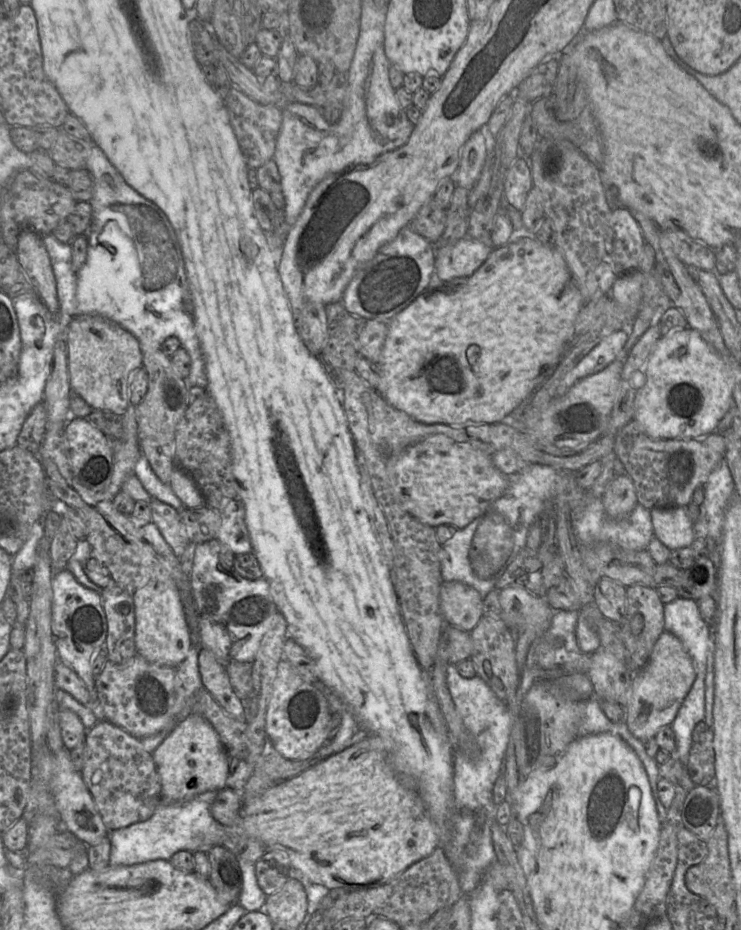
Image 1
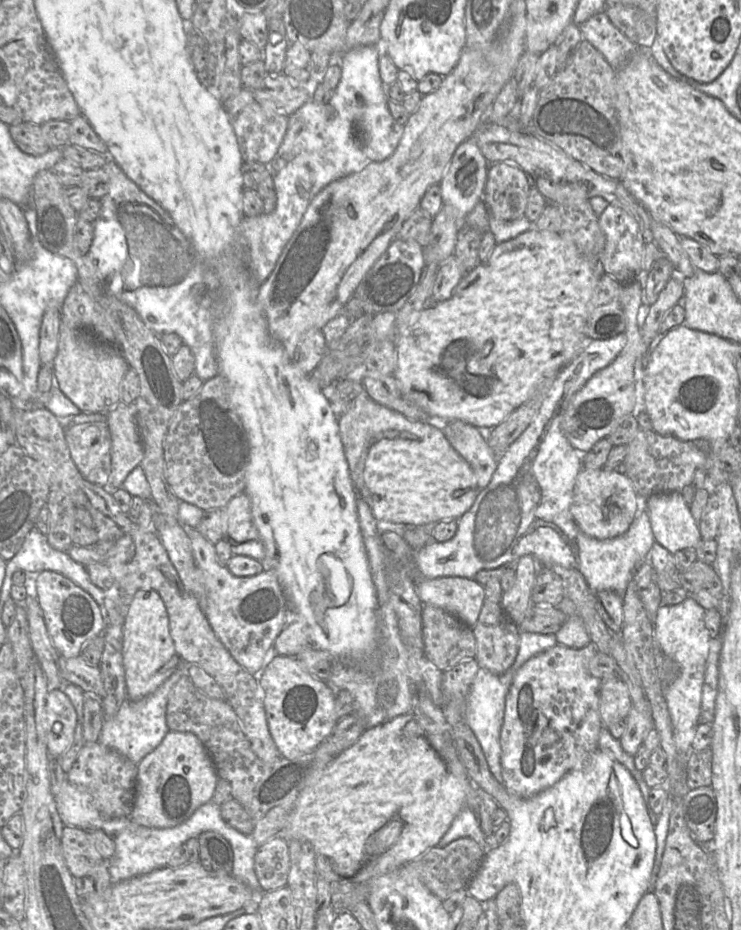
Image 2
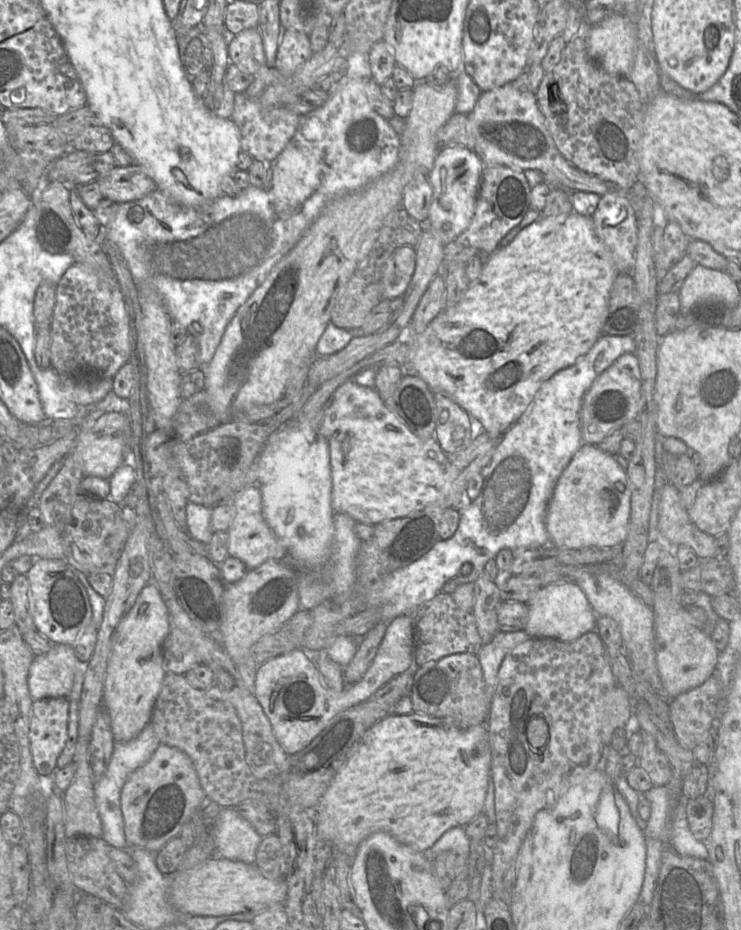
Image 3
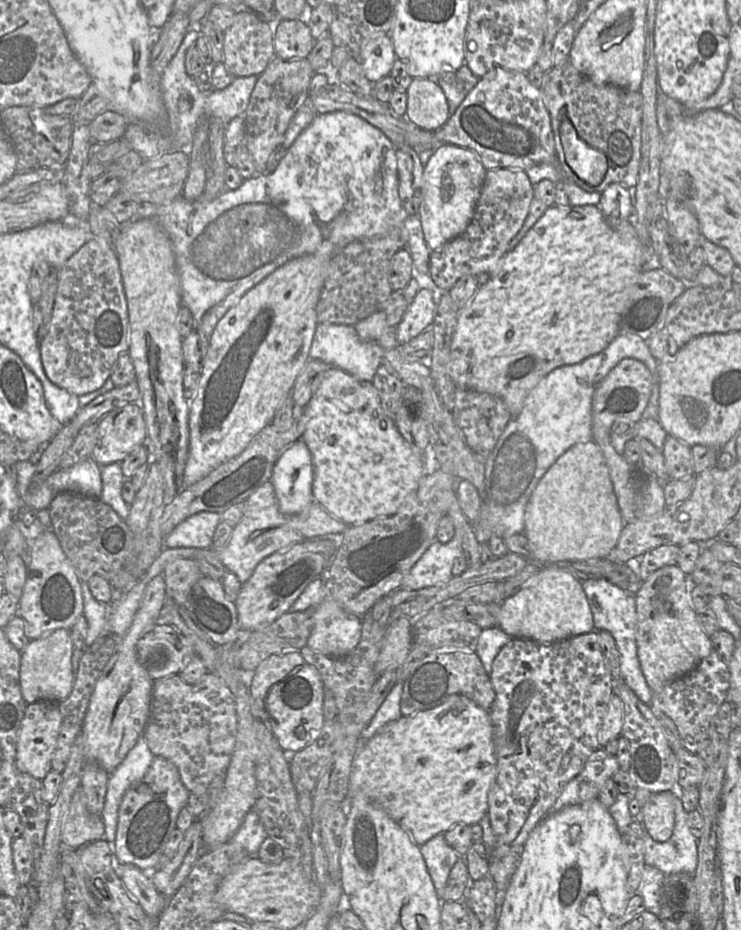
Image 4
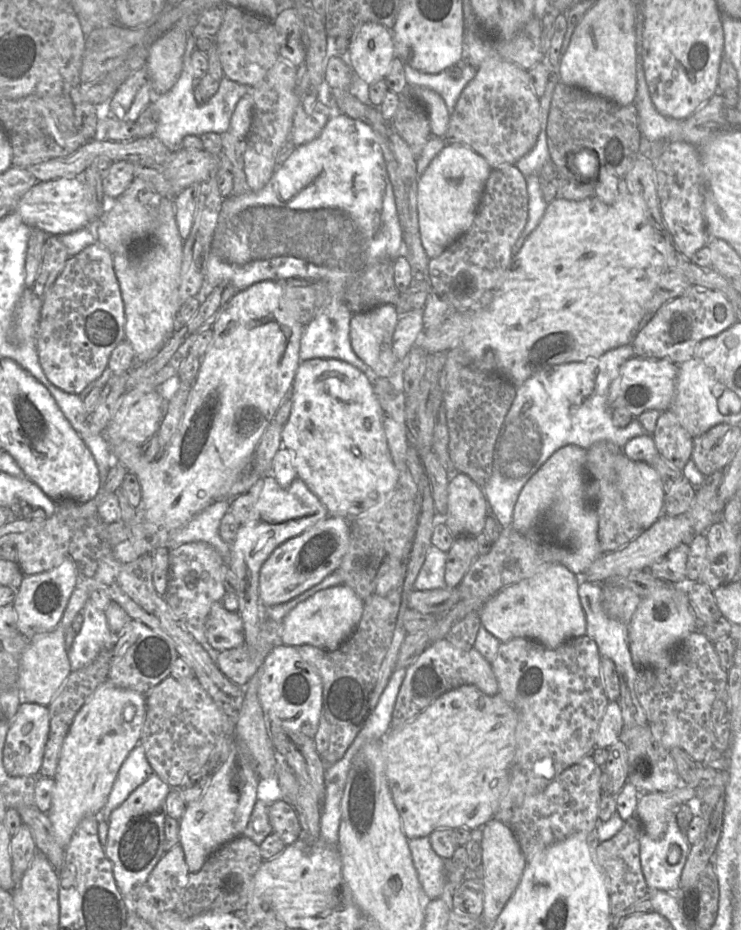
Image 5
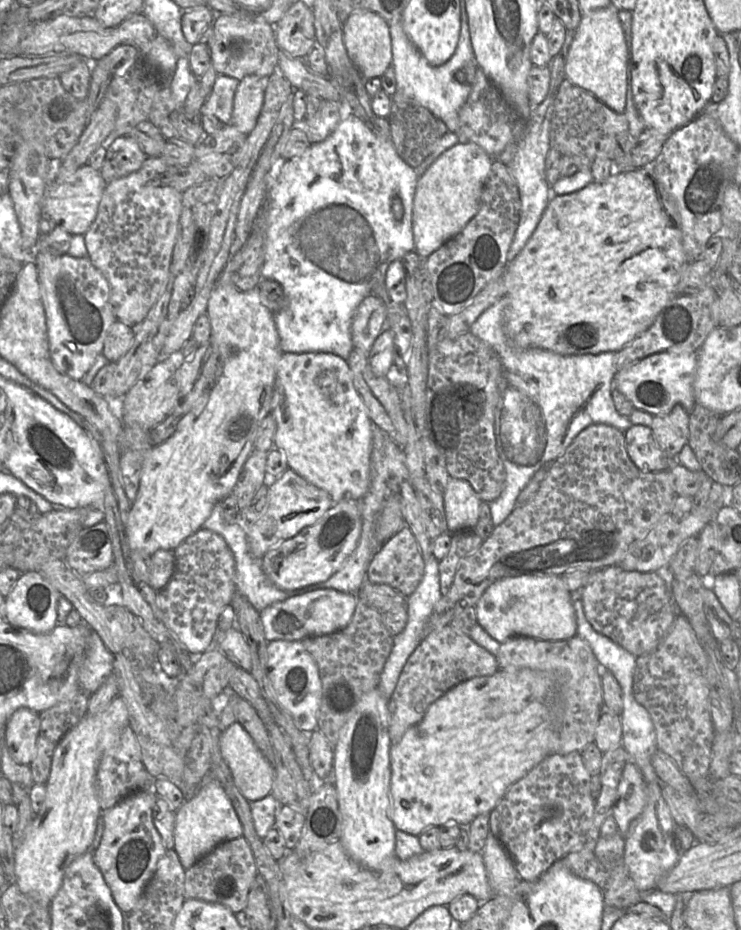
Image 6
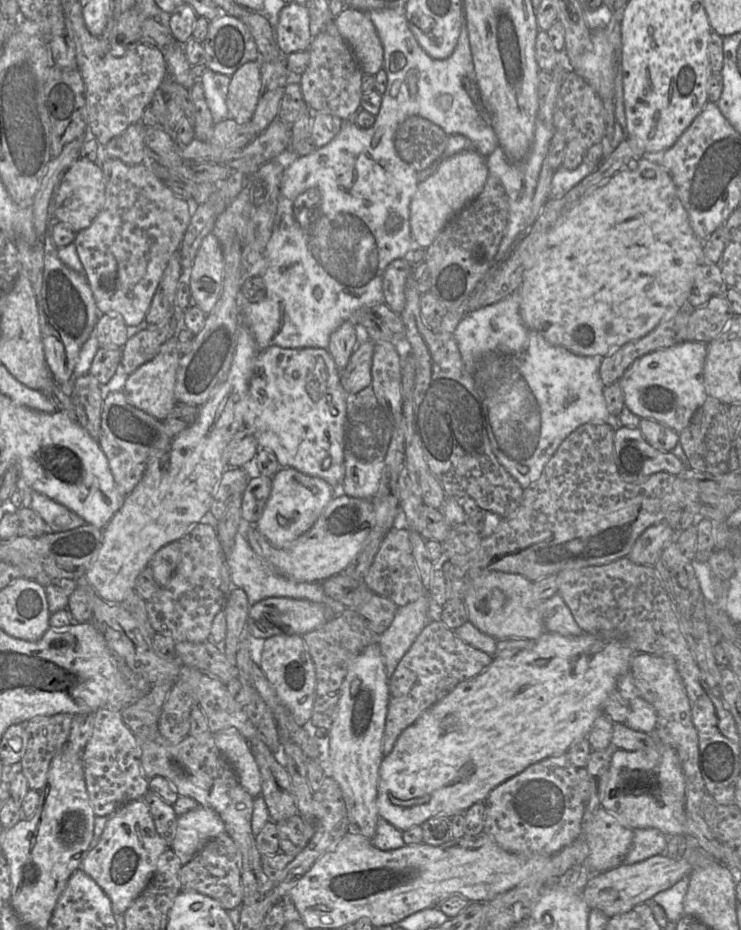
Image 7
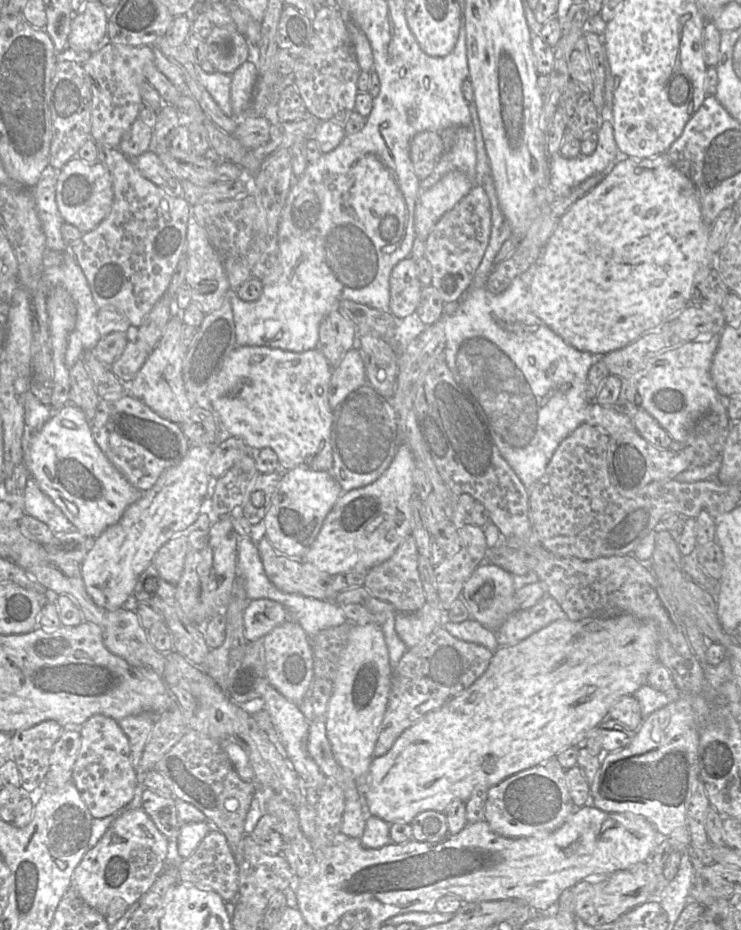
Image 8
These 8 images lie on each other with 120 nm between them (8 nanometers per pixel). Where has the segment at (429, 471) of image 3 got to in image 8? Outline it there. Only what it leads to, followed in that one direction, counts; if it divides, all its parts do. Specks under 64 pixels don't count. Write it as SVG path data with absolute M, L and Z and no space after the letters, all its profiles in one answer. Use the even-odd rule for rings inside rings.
M237 346L229 353L215 380L209 385L206 399L221 432L240 438L251 452L271 448L282 471L305 467L331 472L332 408L328 399L331 372L332 367L318 349L296 353L266 346Z

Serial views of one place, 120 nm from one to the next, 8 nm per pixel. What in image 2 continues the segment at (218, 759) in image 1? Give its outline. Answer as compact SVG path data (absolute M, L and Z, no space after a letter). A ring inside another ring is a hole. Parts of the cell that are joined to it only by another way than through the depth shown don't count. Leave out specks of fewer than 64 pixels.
M168 731L162 742L137 764L135 796L130 819L149 828L170 828L187 820L197 808L211 801L218 775L212 760L198 737L191 732Z

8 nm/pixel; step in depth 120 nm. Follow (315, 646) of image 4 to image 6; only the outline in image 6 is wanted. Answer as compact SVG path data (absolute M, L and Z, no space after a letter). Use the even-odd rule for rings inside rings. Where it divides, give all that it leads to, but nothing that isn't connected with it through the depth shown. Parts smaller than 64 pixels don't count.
M320 589L289 597L275 602L260 612L265 638L268 642L274 640L302 641L307 637L331 634L344 629L351 621L357 604L357 595L342 593L334 589Z

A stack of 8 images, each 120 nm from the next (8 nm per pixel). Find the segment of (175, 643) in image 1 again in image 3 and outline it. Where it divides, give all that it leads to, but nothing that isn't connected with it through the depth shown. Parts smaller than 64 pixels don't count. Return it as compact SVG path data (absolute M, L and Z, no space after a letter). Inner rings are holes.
M149 583L141 590L133 607L122 622L107 663L102 706L109 714L115 742L127 742L134 739L151 720L155 701L167 674L163 666L162 644L169 632L168 609L158 588L153 583Z

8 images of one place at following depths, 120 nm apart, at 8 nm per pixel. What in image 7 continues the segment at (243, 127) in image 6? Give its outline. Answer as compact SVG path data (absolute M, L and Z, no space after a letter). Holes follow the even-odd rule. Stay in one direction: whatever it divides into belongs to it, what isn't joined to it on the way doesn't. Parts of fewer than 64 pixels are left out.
M259 62L243 64L231 76L227 94L228 119L239 124L251 121L261 89Z

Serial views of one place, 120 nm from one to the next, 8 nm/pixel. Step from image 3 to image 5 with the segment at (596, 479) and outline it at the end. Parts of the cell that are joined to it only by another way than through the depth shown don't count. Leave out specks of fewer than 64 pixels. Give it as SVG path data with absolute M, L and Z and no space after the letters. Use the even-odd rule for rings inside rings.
M569 444L555 451L526 482L516 501L512 527L541 544L547 564L560 563L577 576L601 556L598 515L586 496L587 449Z

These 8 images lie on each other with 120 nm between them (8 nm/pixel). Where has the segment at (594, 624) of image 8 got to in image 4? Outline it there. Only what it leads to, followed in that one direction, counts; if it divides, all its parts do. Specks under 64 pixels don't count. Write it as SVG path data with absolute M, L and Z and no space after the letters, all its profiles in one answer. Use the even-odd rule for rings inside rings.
M451 695L434 708L418 711L409 716L401 716L399 719L386 724L365 742L359 738L359 747L355 752L351 765L346 798L348 798L348 803L351 799L368 799L370 803L384 810L394 821L396 821L409 834L416 845L421 846L432 837L438 834L444 834L459 824L473 825L478 823L488 812L488 798L494 783L495 772L496 751L493 725L489 713L480 708L466 696Z

